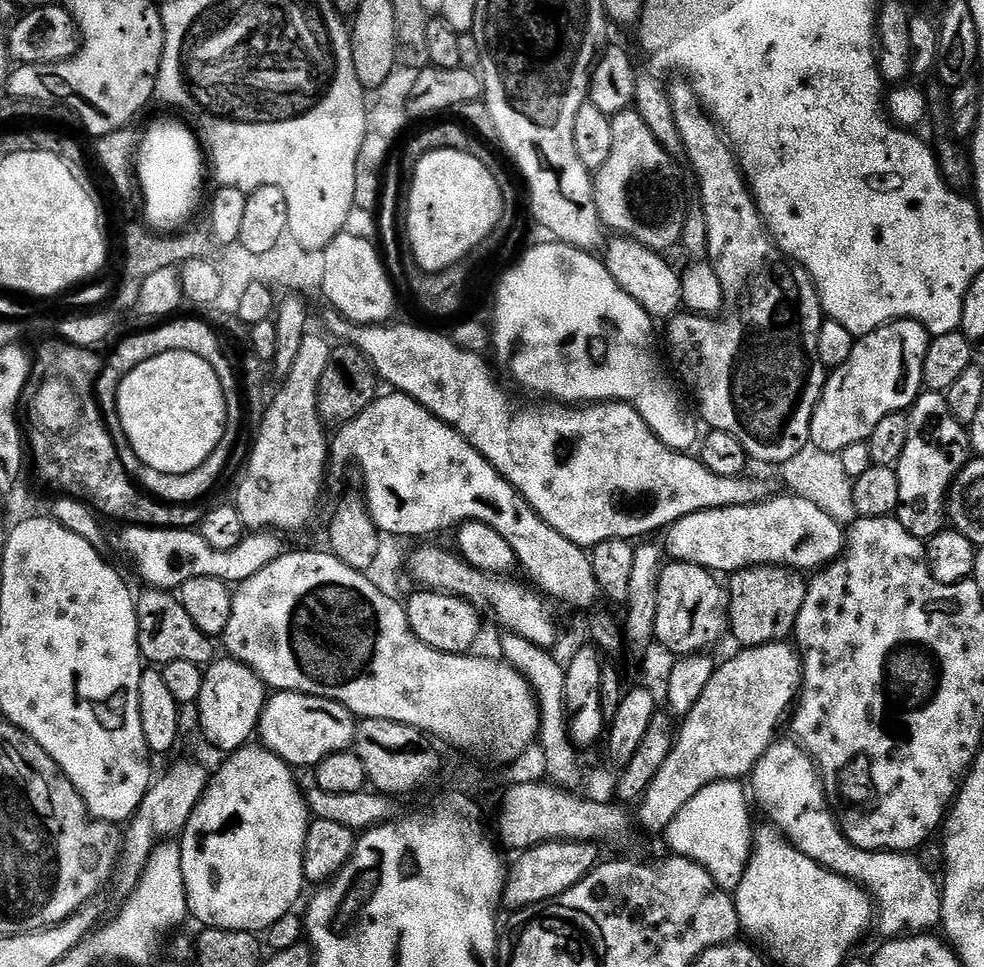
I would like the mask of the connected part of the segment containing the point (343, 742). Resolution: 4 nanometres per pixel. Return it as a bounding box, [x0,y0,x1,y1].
[258,692,358,769]

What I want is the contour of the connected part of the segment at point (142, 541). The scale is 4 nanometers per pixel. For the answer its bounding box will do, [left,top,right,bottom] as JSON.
[120,526,284,590]

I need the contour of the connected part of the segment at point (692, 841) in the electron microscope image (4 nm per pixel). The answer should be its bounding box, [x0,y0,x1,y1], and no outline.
[666,780,754,892]

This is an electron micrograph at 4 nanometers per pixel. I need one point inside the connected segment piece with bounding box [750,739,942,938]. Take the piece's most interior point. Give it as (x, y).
(786, 783)

